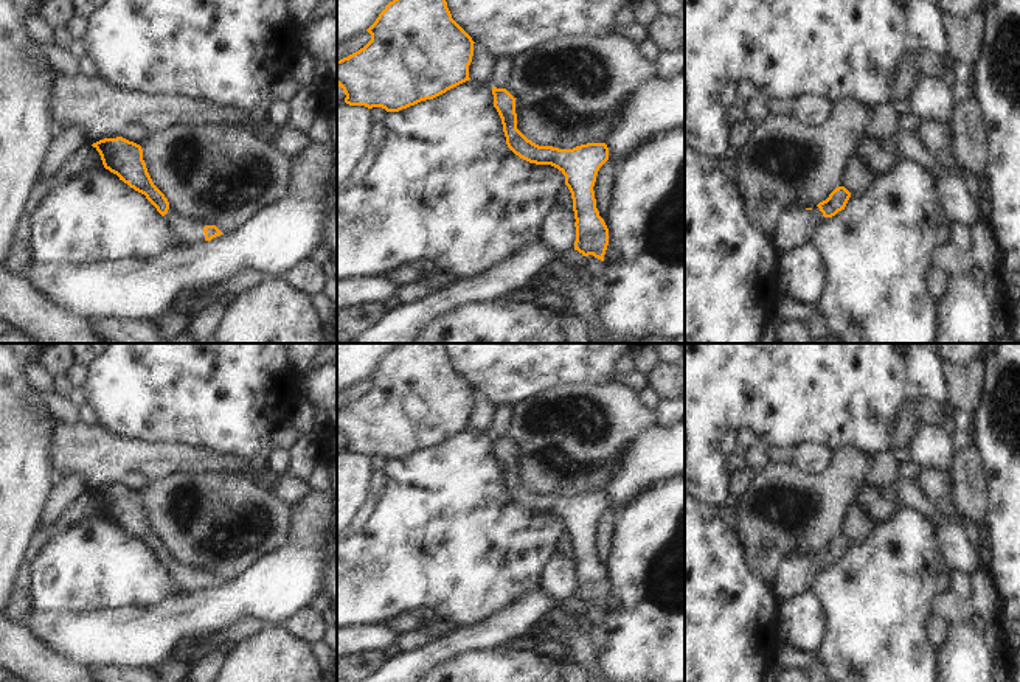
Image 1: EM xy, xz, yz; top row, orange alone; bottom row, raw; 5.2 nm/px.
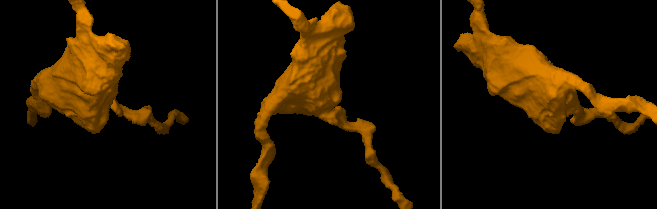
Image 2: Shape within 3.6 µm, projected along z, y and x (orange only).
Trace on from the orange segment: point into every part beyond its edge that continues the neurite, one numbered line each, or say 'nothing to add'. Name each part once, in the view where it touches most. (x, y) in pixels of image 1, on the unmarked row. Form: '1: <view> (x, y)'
1: xy (187, 578)

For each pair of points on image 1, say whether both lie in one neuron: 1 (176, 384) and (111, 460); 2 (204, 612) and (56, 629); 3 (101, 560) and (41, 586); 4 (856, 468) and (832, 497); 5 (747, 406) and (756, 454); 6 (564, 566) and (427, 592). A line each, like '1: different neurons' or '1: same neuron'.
1: different neurons
2: same neuron
3: same neuron
4: same neuron
5: different neurons
6: different neurons

